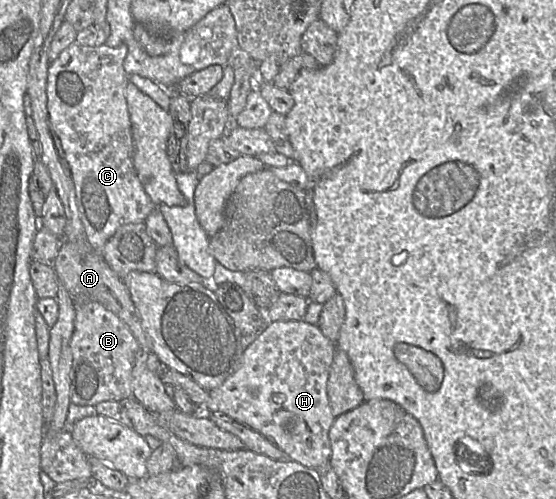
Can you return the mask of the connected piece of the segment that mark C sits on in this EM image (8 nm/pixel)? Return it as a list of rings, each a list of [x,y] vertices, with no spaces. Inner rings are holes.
[[[76,41],[51,62],[47,109],[60,139],[75,187],[79,216],[89,243],[102,257],[106,242],[119,227],[143,223],[157,205],[145,192],[133,165],[133,136],[125,97],[129,82],[123,61],[127,46],[91,47]]]

